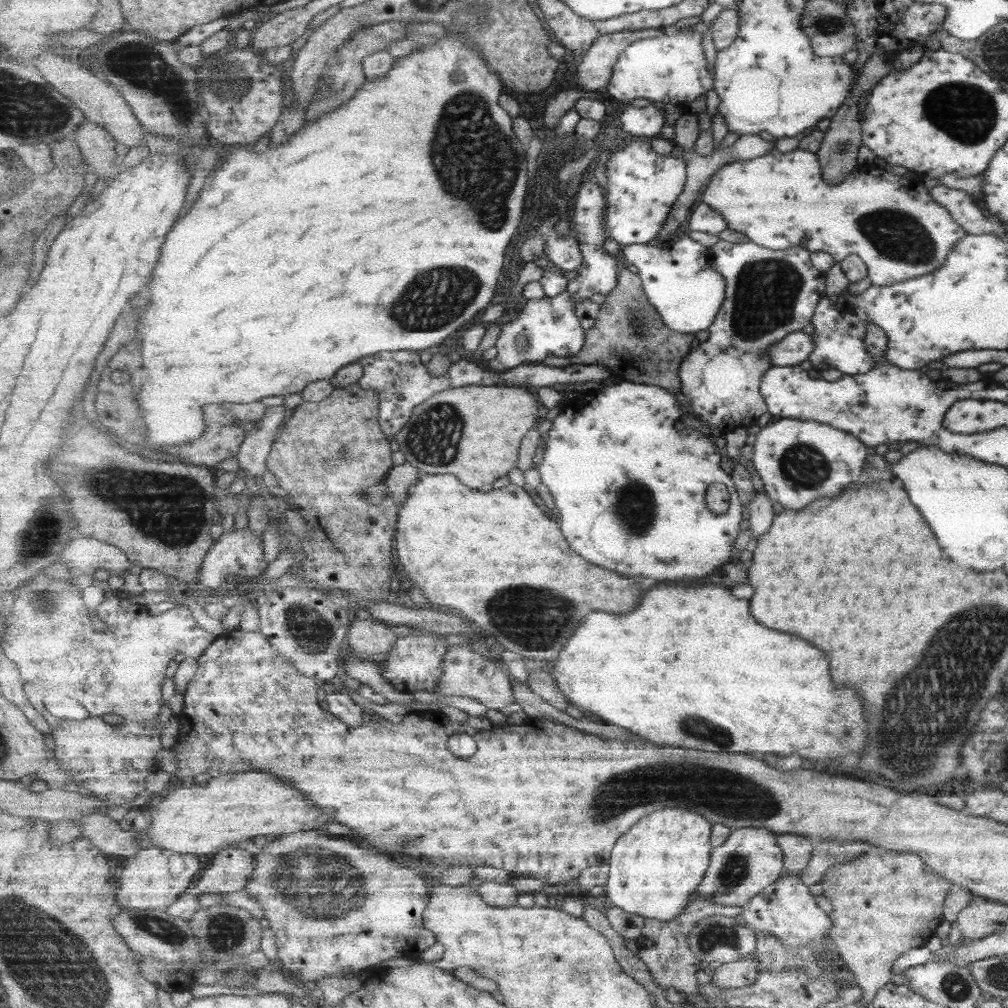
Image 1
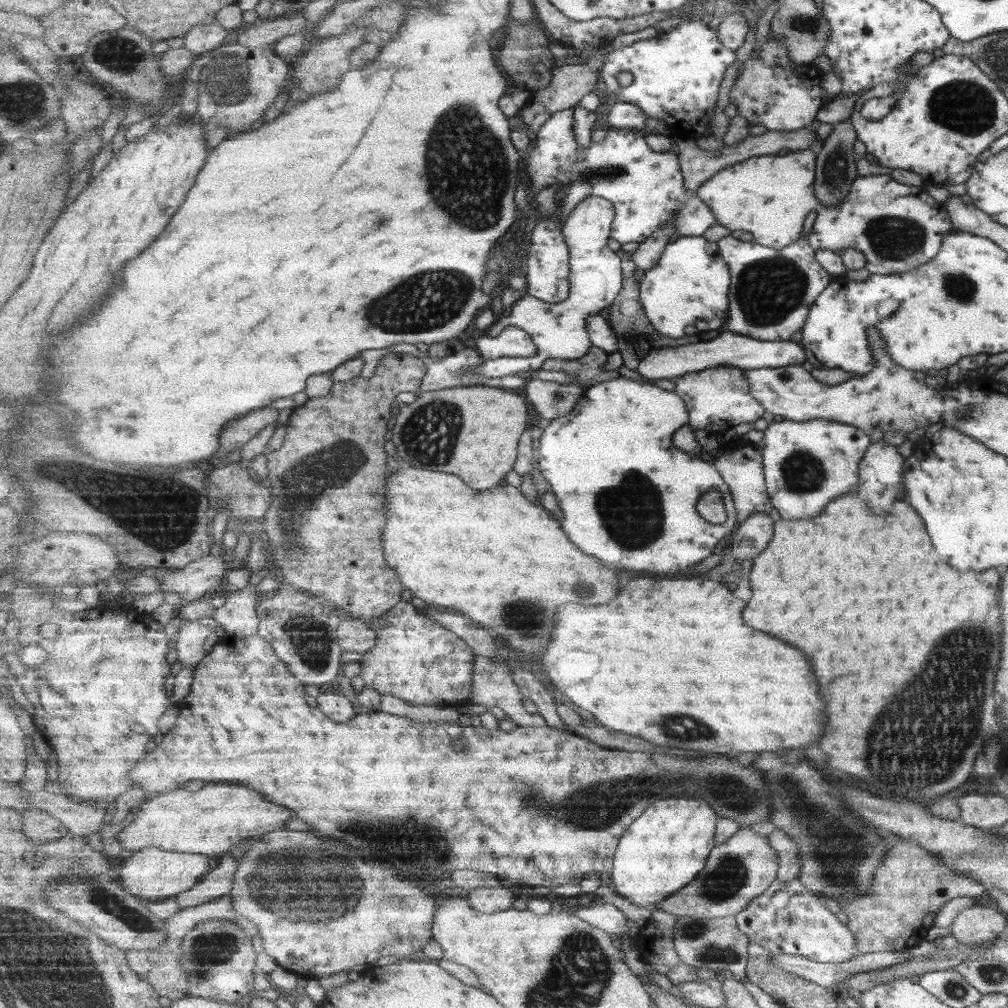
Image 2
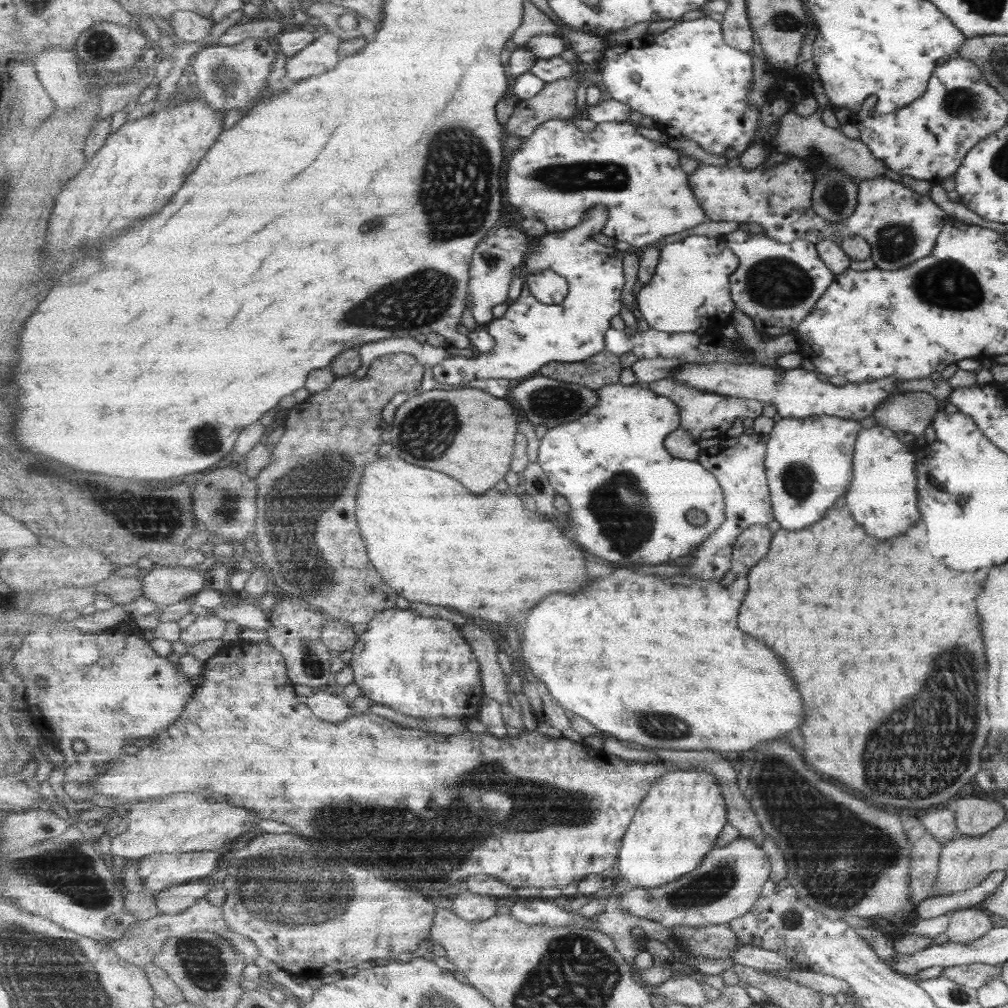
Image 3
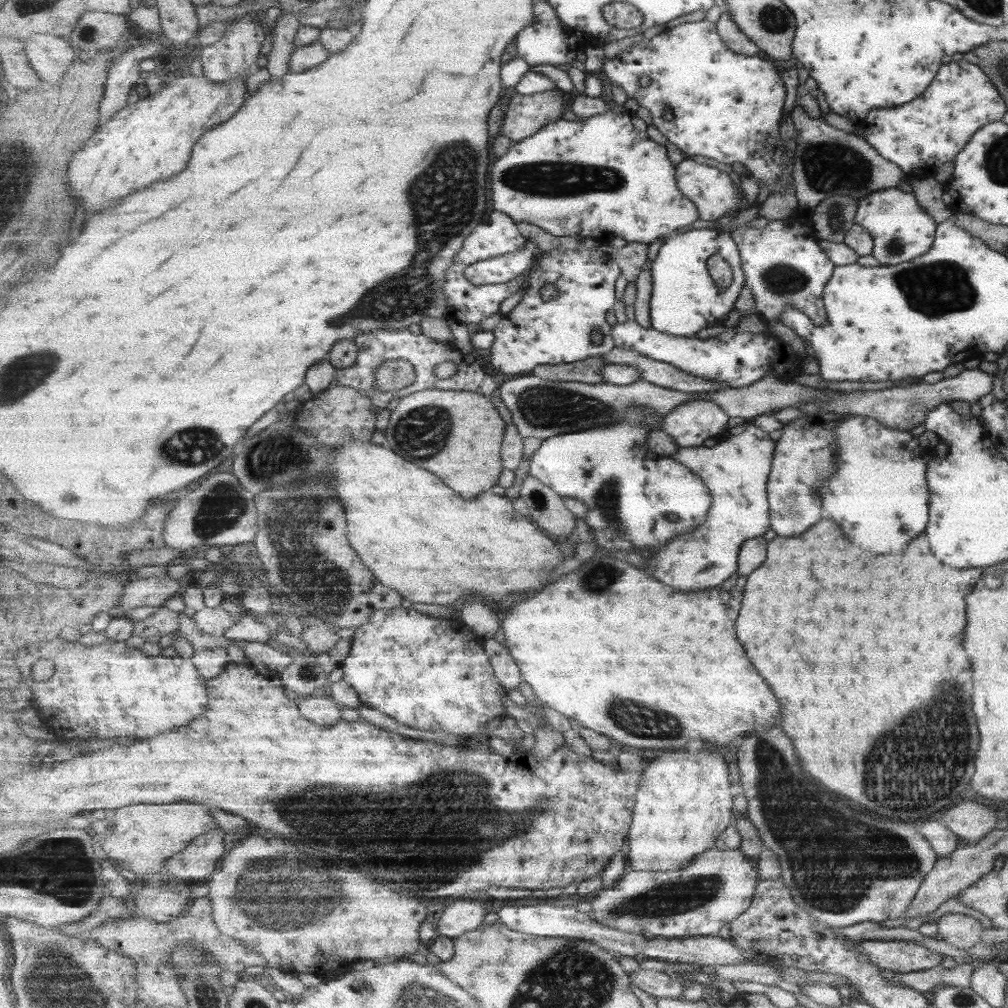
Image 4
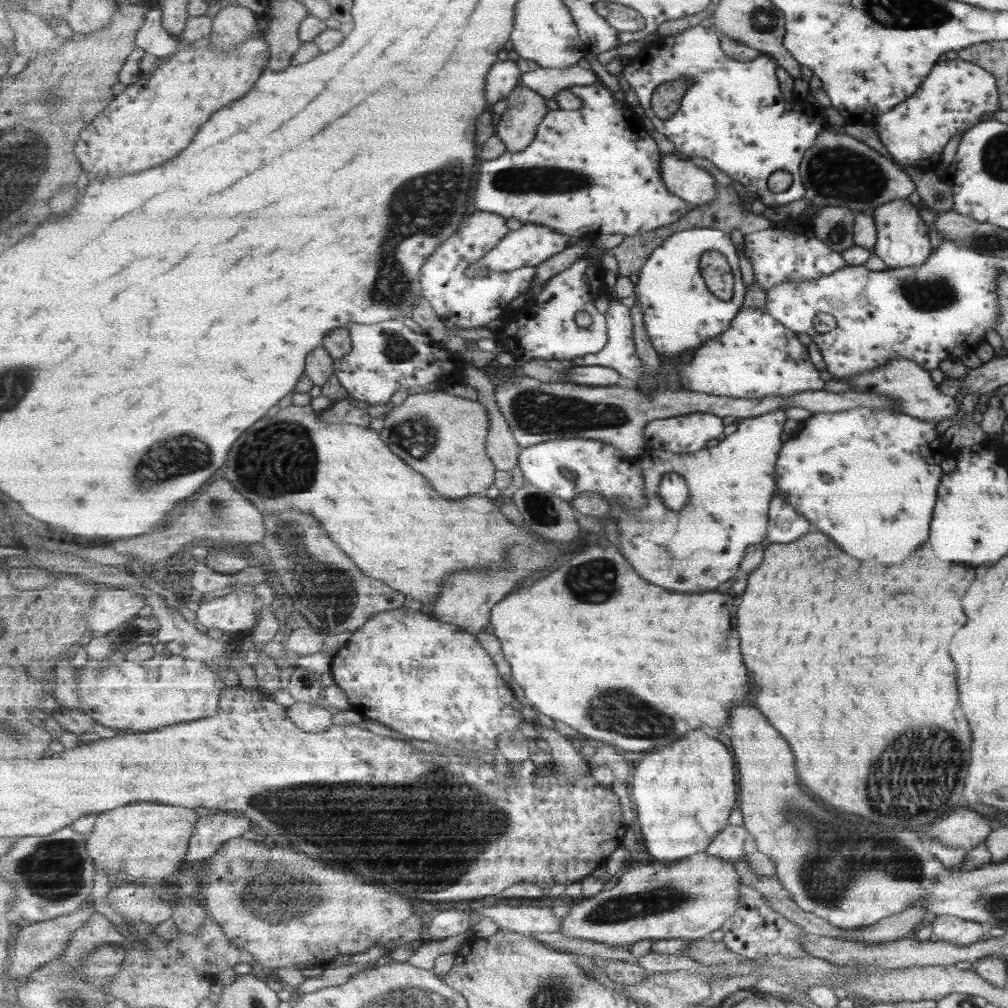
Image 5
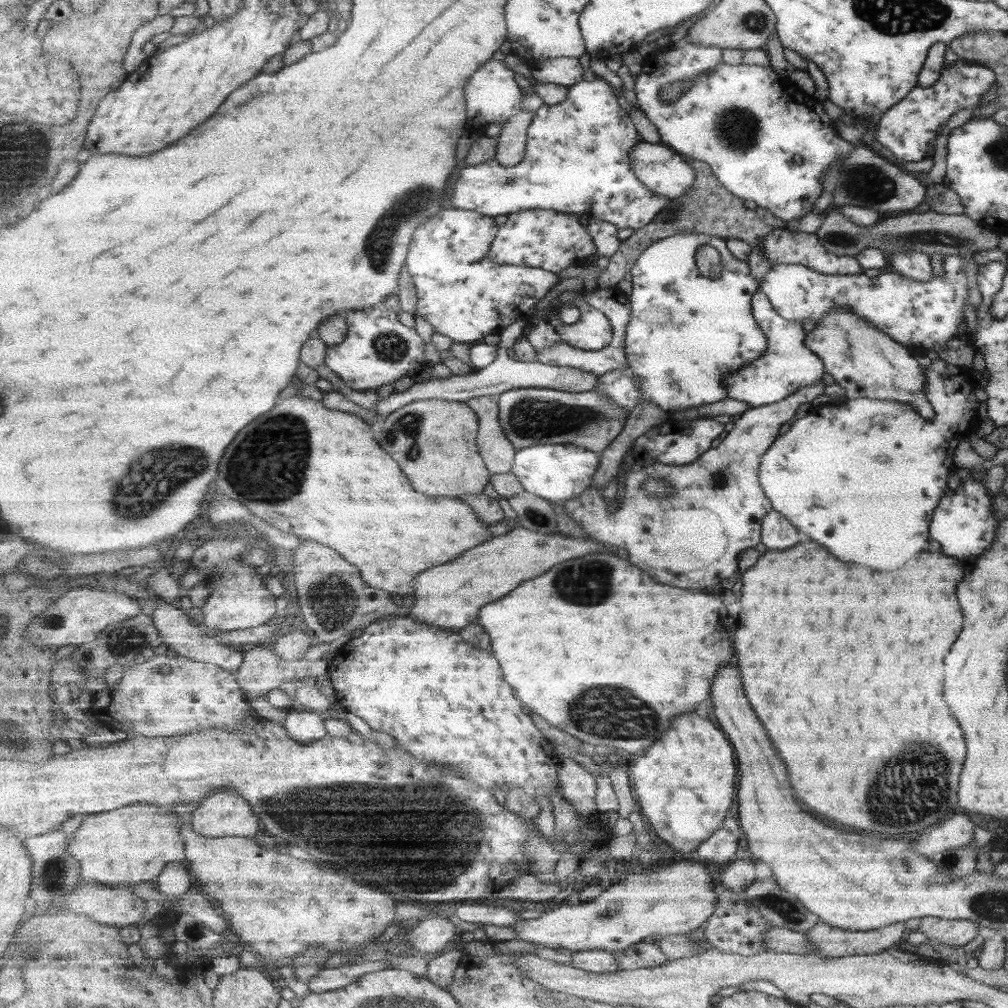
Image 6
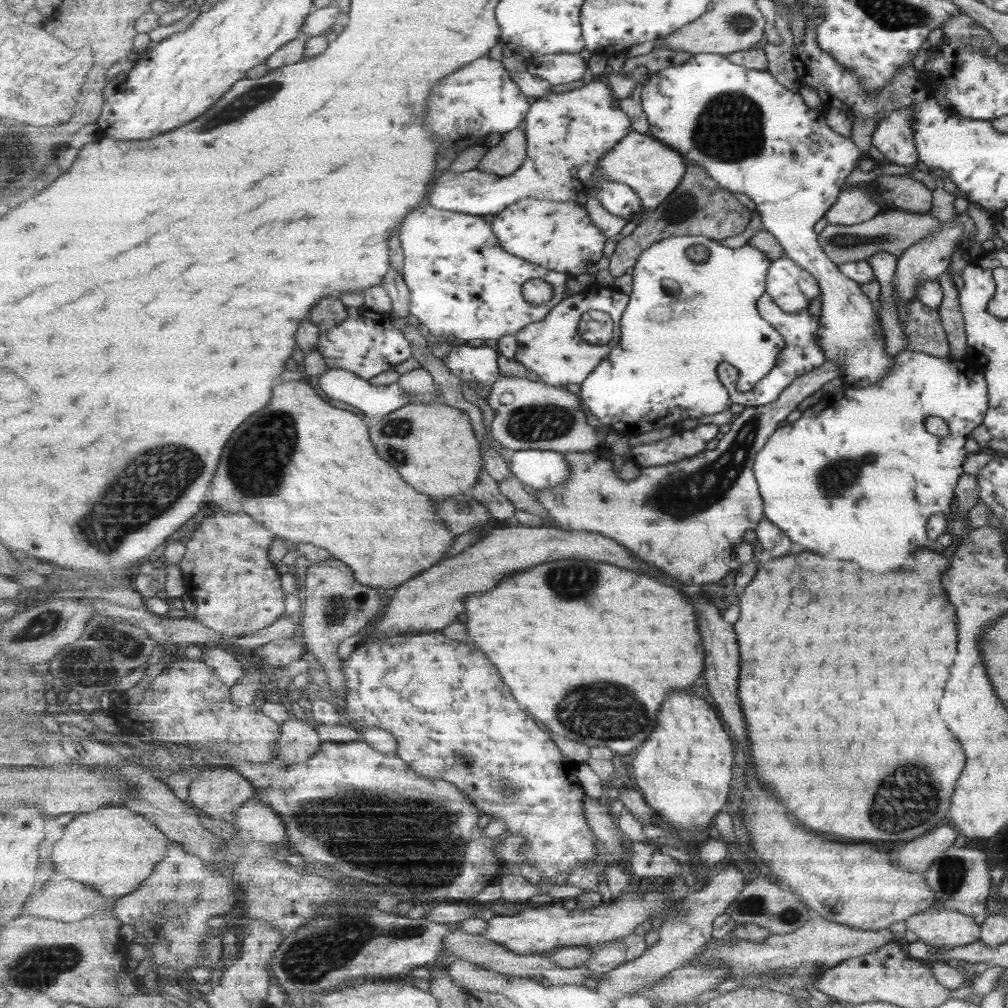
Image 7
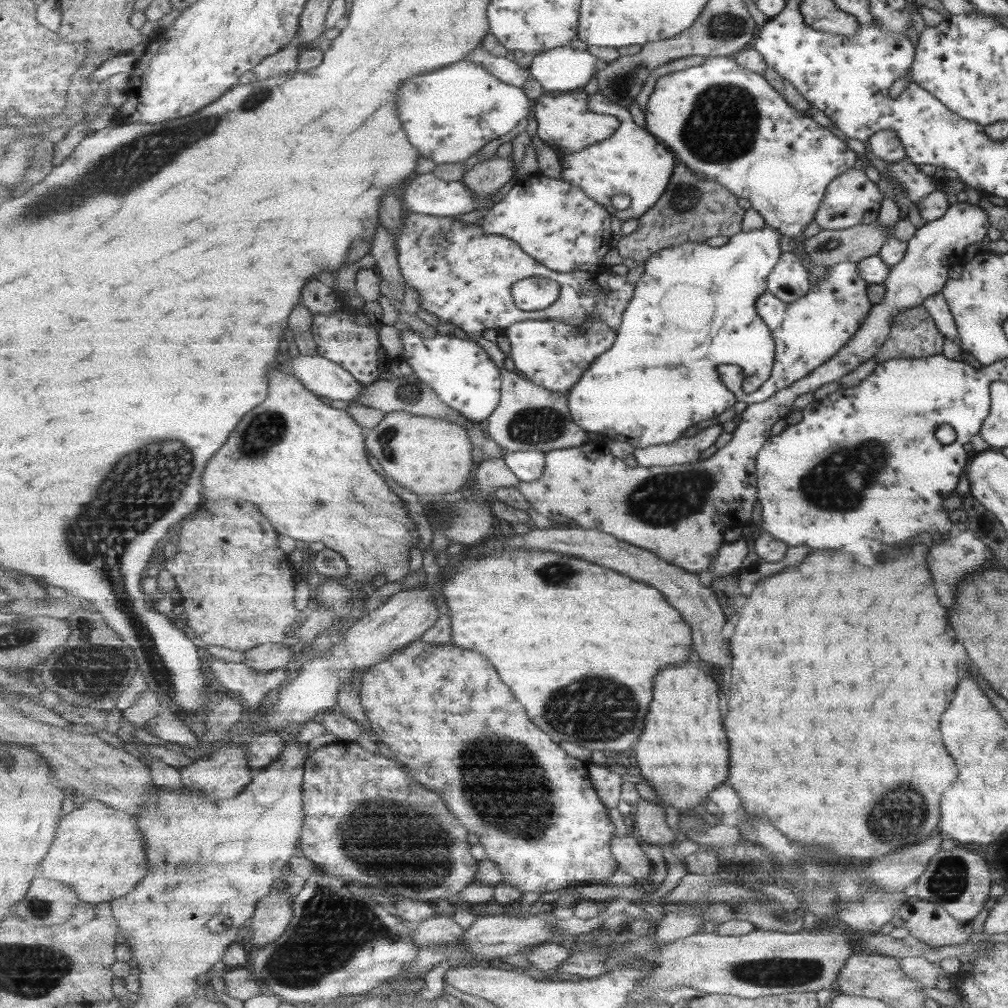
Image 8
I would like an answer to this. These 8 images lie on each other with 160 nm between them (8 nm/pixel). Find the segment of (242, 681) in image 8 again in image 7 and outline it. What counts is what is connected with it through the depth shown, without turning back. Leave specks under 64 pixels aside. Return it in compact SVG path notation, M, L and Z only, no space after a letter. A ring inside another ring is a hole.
M223 645L202 647L201 660L213 667L226 685L234 685L246 673L246 670L241 667L242 662L237 660L231 652L227 652Z

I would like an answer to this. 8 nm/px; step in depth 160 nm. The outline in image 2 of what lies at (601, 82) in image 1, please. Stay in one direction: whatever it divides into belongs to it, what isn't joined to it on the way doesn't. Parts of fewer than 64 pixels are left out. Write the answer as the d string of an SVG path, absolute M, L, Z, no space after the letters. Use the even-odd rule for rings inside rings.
M633 34L617 36L617 38L603 44L603 46L601 46L602 51L596 53L595 50L593 55L589 56L586 63L574 64L563 61L560 62L554 70L554 75L549 86L545 86L545 89L533 92L533 96L530 98L526 107L523 108L523 111L521 111L519 118L515 122L523 122L531 132L537 135L539 130L551 119L553 114L561 111L568 111L569 108L579 106L581 100L585 96L596 92L601 81L599 73L602 74L604 60L606 59L606 55L609 55L609 52L612 50L621 50L621 48L635 44L638 38L639 36L633 36ZM600 69L601 72L599 72Z

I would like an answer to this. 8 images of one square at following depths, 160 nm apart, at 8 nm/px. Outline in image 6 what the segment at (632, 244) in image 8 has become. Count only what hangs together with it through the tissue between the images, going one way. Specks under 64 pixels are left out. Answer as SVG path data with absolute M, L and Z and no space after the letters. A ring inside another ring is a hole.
M692 160L690 163L692 168L696 170L696 184L694 184L692 190L688 194L672 199L669 206L664 208L661 214L657 215L653 223L649 223L647 227L635 231L629 238L622 241L619 250L610 258L608 266L598 275L598 288L615 287L615 284L619 284L621 280L629 278L632 267L636 266L641 252L658 240L681 234L681 232L709 234L748 242L751 245L751 256L749 256L748 263L750 264L752 275L760 284L763 275L771 268L767 259L762 255L760 242L773 229L761 222L754 210L747 208L743 204L741 197L735 196L728 188L725 188L725 185L709 167L709 164L701 160Z

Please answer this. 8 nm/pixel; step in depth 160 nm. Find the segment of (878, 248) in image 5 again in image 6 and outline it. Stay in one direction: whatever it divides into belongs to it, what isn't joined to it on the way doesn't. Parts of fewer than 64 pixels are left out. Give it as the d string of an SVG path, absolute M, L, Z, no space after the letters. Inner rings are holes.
M909 248L885 255L889 266L903 277L909 277L920 283L932 277L930 260L925 253Z

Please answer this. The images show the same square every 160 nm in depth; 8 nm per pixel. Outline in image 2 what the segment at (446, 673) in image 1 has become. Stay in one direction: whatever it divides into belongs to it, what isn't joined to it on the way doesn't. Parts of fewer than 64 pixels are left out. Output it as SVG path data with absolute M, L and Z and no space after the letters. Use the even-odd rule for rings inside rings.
M476 656L470 702L492 708L498 706L504 711L505 716L509 716L509 718L513 720L517 727L545 728L545 726L548 726L545 718L527 712L528 710L524 707L525 696L521 690L519 690L517 684L515 684L512 669L510 666L491 661L491 658Z

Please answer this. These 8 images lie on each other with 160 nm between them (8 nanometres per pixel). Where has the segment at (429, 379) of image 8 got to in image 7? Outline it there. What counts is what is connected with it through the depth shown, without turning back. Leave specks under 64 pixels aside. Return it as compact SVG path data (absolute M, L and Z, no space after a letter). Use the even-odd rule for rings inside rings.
M468 343L452 347L442 362L459 379L477 380L483 390L476 390L479 396L489 400L492 386L500 376L499 352L482 343Z

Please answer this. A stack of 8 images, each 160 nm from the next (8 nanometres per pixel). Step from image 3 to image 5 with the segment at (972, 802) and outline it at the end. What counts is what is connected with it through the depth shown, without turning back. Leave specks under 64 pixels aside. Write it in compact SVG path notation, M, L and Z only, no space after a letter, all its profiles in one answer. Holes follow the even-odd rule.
M959 808L949 818L945 817L931 828L931 834L937 842L947 848L971 850L987 838L989 823L984 816L969 808Z

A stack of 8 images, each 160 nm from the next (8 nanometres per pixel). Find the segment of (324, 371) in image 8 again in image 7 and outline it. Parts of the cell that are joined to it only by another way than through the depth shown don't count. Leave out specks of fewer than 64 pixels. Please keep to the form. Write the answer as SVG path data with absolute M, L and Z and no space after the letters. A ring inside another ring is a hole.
M331 368L317 380L319 391L326 397L357 407L372 420L382 419L408 404L408 394L397 382L374 386L354 372Z

